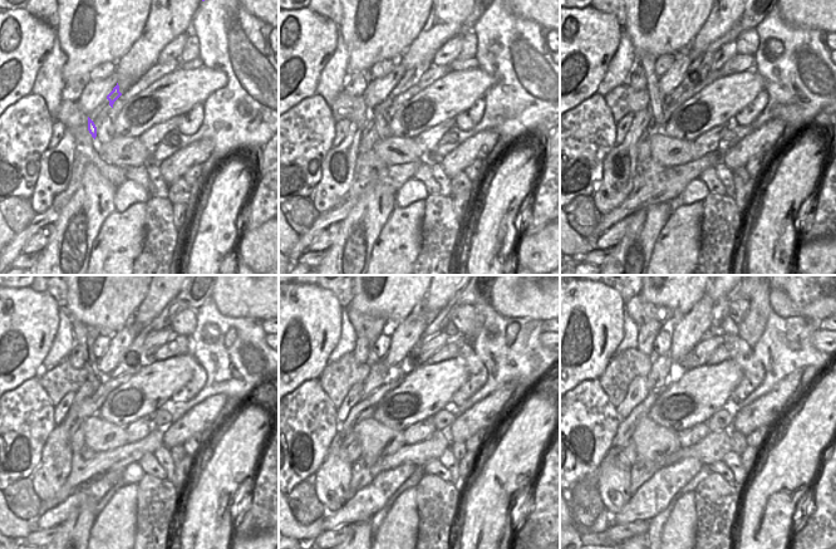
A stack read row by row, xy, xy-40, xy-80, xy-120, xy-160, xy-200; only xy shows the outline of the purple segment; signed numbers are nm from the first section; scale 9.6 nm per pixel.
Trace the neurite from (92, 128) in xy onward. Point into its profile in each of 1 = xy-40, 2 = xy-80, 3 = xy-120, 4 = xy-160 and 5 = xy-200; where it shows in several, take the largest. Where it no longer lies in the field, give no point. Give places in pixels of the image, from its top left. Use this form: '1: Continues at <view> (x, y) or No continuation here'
1: Continues at xy-40 (369, 137)
2: Continues at xy-80 (644, 143)
3: Continues at xy-120 (77, 431)
4: Continues at xy-160 (350, 450)
5: Continues at xy-200 (626, 455).

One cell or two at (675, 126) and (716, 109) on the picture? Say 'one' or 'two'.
one

